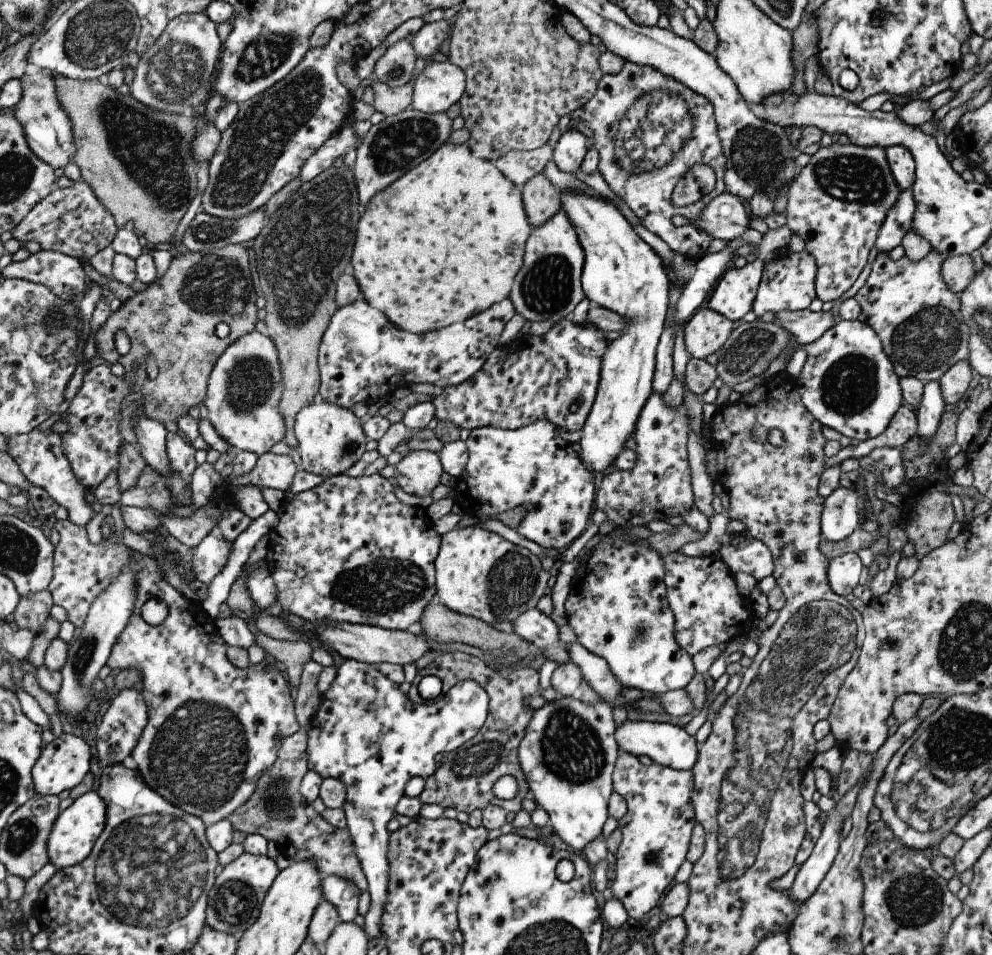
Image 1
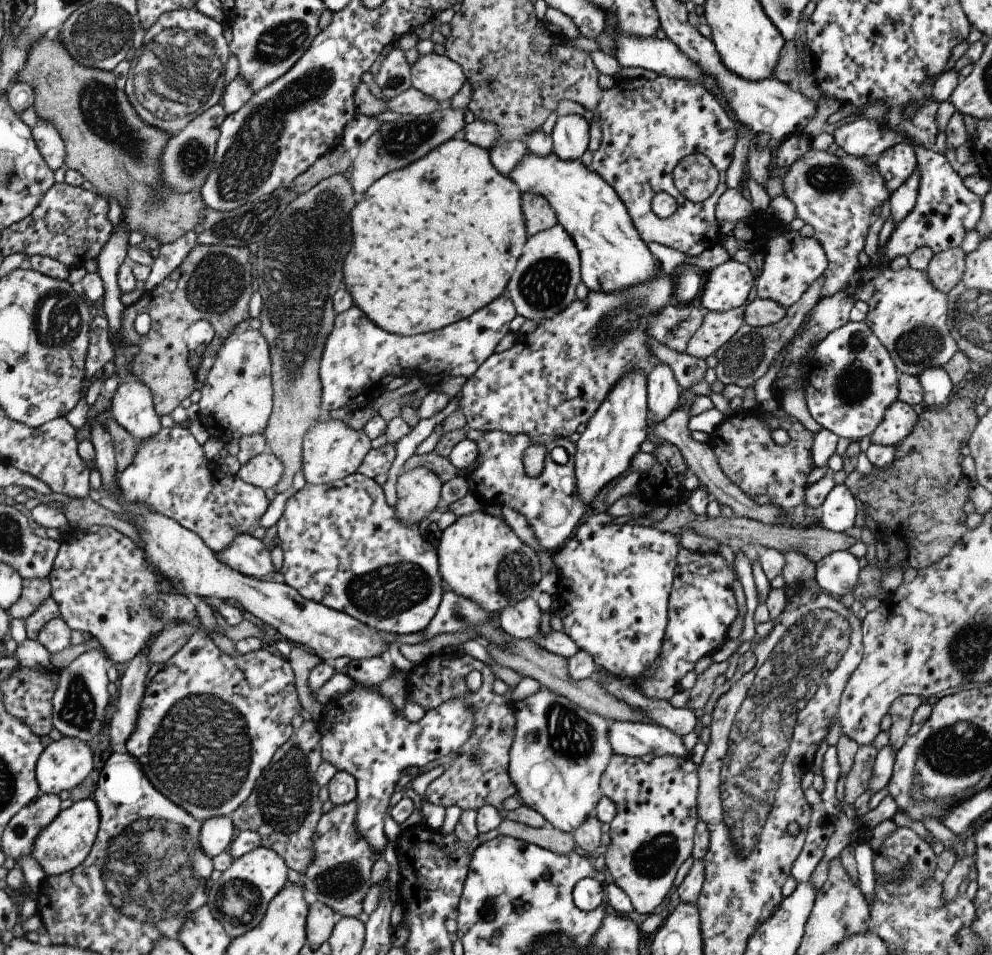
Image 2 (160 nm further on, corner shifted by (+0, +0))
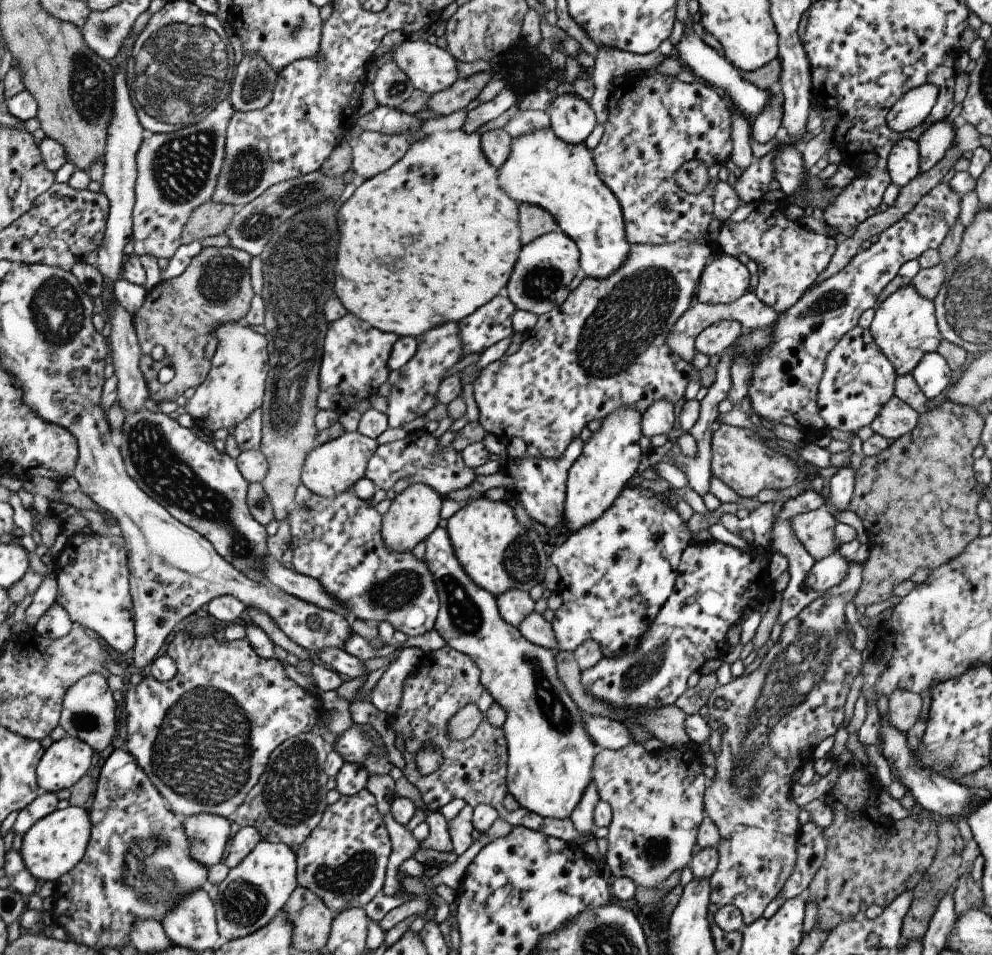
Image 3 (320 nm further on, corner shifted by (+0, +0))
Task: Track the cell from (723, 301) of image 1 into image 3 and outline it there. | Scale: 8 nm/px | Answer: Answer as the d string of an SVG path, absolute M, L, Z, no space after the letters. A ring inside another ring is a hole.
M718 253L699 276L694 302L713 305L734 302L747 291L749 279L747 268L736 257Z

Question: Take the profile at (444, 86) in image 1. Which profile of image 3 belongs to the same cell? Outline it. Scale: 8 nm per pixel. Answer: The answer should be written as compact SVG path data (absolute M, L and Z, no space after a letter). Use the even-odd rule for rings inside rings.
M425 40L403 41L391 60L409 78L414 89L429 95L445 90L458 79L455 60Z

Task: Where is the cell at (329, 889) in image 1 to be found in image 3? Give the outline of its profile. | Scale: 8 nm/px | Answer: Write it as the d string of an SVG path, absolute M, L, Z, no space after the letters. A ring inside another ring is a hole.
M363 788L326 806L317 827L297 848L296 882L313 892L333 914L345 908L365 908L381 891L390 853L391 842L382 816L375 808L373 796Z

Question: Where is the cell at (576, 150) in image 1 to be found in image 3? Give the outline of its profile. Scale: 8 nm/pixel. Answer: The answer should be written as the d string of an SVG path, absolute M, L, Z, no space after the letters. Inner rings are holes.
M573 94L556 96L546 111L551 132L565 144L581 144L593 130L595 114L589 103Z

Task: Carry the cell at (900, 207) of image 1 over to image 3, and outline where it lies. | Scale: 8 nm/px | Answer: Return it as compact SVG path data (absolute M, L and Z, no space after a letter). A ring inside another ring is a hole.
M946 120L931 124L919 138L917 138L919 156L919 174L927 172L943 158L945 150L951 146L956 132L953 125Z

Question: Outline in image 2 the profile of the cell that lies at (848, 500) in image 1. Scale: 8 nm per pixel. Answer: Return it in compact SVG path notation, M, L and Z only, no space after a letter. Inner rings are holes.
M833 485L823 502L818 506L818 525L841 533L853 526L855 500L845 485Z

